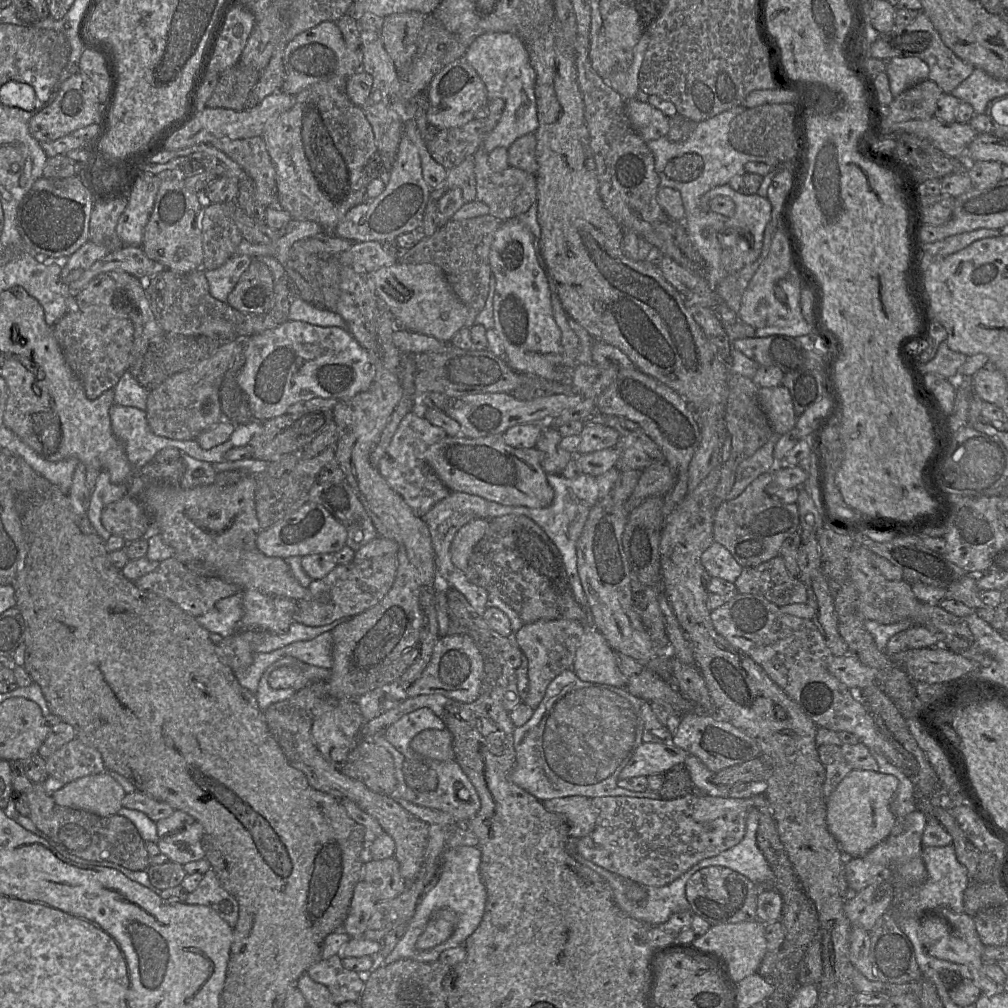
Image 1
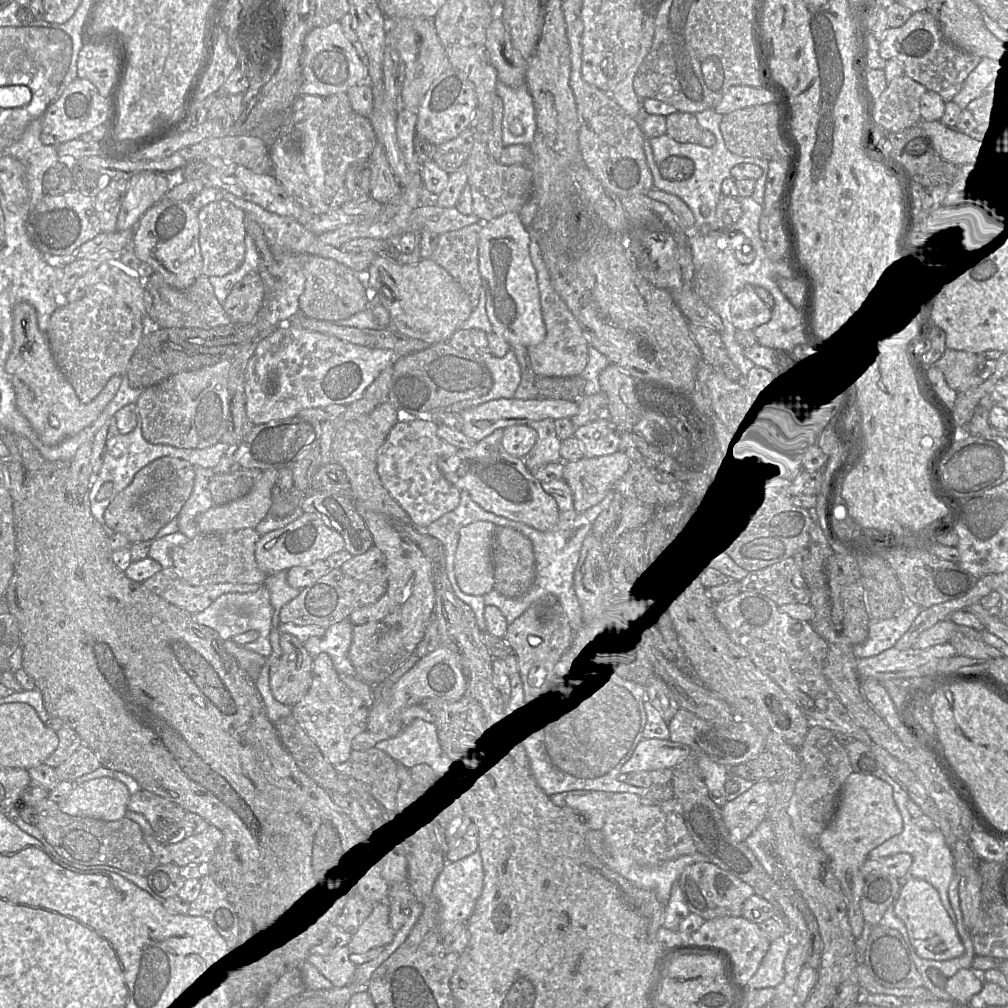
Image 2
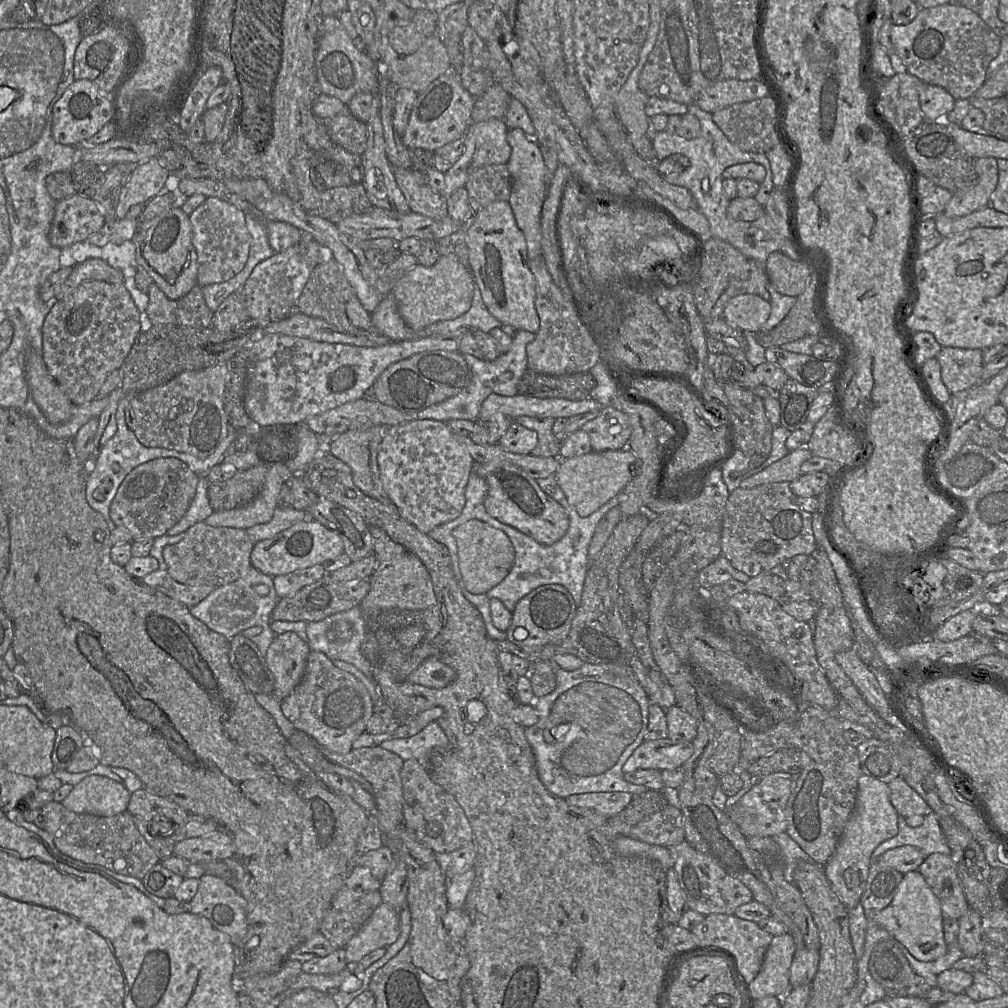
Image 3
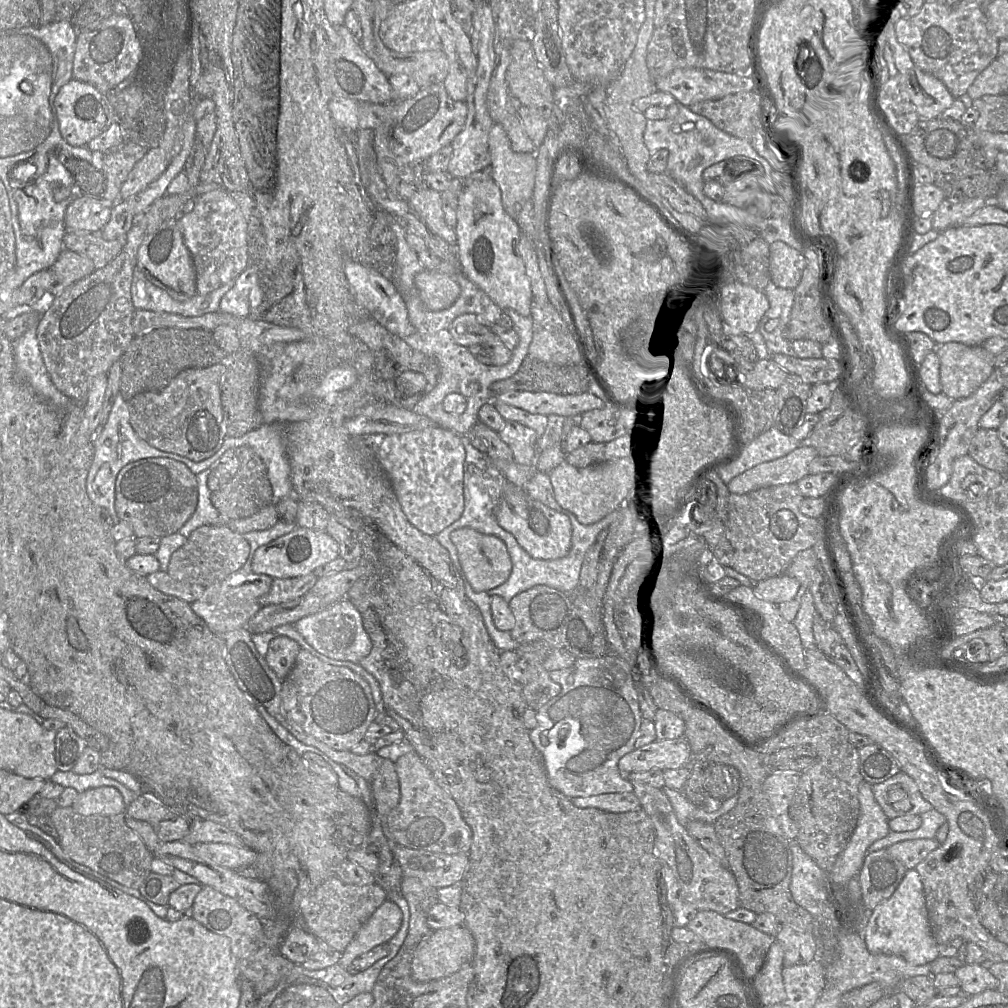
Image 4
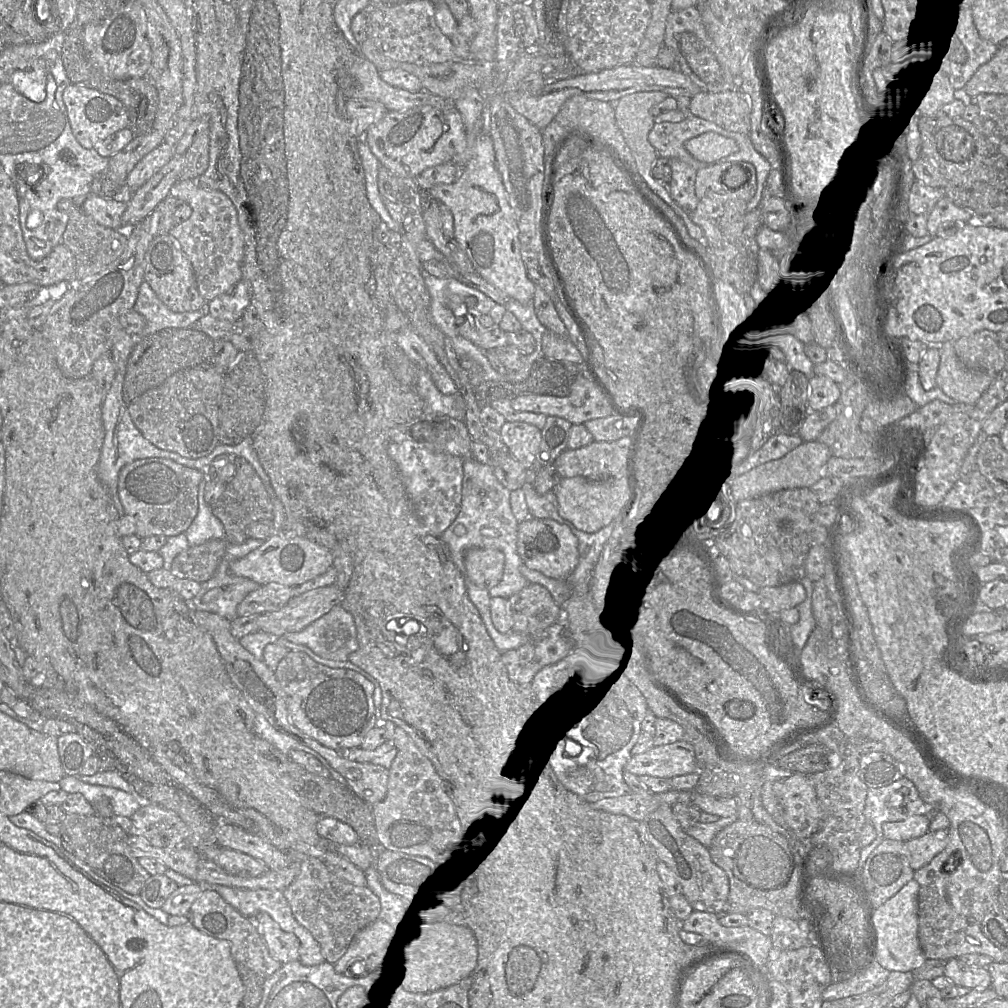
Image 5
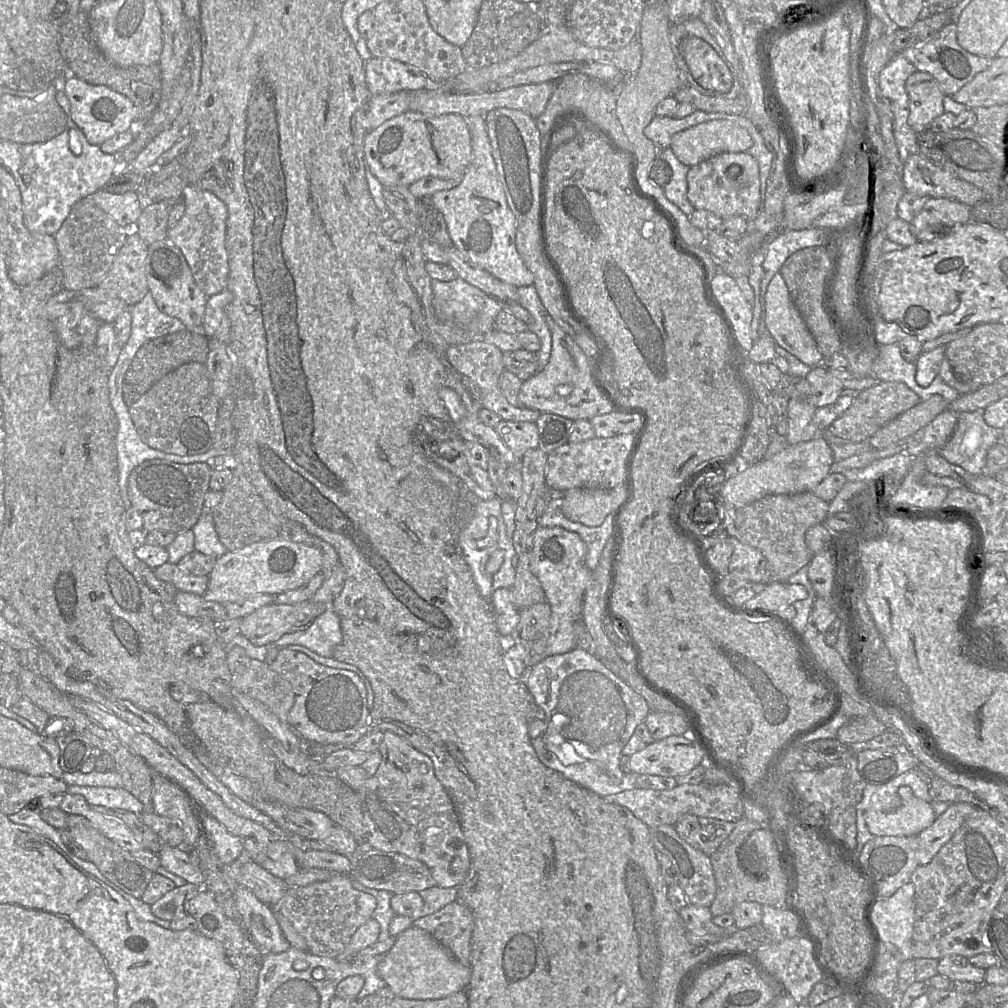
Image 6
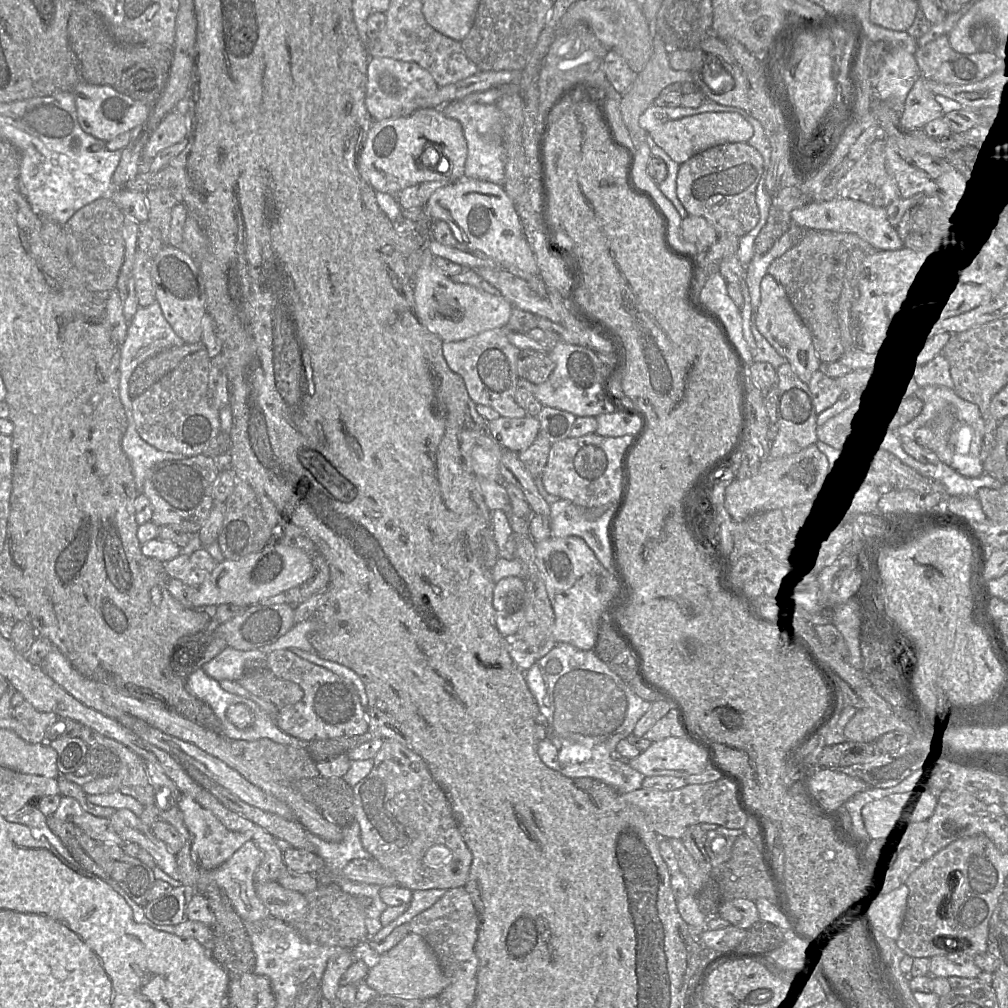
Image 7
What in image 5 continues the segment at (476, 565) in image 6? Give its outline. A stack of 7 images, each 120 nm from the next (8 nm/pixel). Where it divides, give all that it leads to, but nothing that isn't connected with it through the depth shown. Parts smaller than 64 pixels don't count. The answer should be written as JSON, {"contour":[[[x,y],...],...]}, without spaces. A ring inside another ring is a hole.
{"contour":[[[473,456],[463,459],[462,503],[455,521],[442,533],[441,539],[448,545],[452,560],[464,577],[468,577],[464,555],[471,548],[498,549],[505,556],[502,580],[489,590],[491,597],[509,599],[528,585],[521,574],[523,563],[517,551],[518,521],[513,515],[510,492],[496,478],[491,464],[482,464]]]}

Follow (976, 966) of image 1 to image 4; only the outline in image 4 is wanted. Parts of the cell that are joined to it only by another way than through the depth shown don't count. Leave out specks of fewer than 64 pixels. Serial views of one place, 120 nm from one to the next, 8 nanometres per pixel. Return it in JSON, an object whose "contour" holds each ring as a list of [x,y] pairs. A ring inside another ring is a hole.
{"contour":[[[909,869],[893,895],[866,915],[868,923],[863,937],[871,953],[897,955],[916,966],[930,964],[940,956],[928,918],[923,883],[916,869]]]}

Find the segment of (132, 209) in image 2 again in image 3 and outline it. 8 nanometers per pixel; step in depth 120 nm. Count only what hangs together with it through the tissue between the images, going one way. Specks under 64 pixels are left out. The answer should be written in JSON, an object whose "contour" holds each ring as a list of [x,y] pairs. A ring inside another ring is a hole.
{"contour":[[[158,157],[136,165],[121,189],[115,210],[116,219],[123,219],[132,206],[144,205],[162,193],[168,175],[169,171],[160,164]]]}

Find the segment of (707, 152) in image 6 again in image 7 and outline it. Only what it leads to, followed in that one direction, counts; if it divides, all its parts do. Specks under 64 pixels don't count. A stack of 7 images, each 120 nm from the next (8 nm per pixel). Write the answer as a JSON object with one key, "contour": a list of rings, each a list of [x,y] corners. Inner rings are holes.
{"contour":[[[707,112],[668,121],[648,132],[650,142],[662,148],[676,163],[682,164],[692,156],[711,147],[736,142],[748,142],[754,135],[752,125],[736,112]]]}

